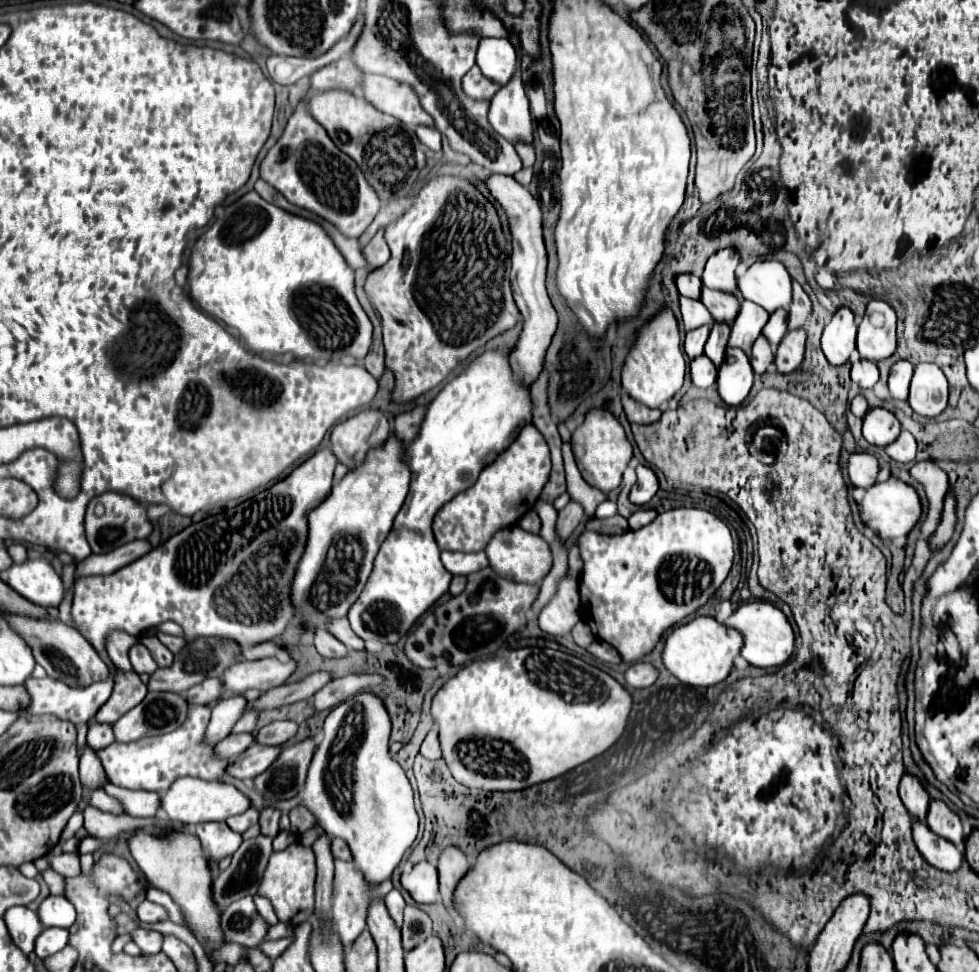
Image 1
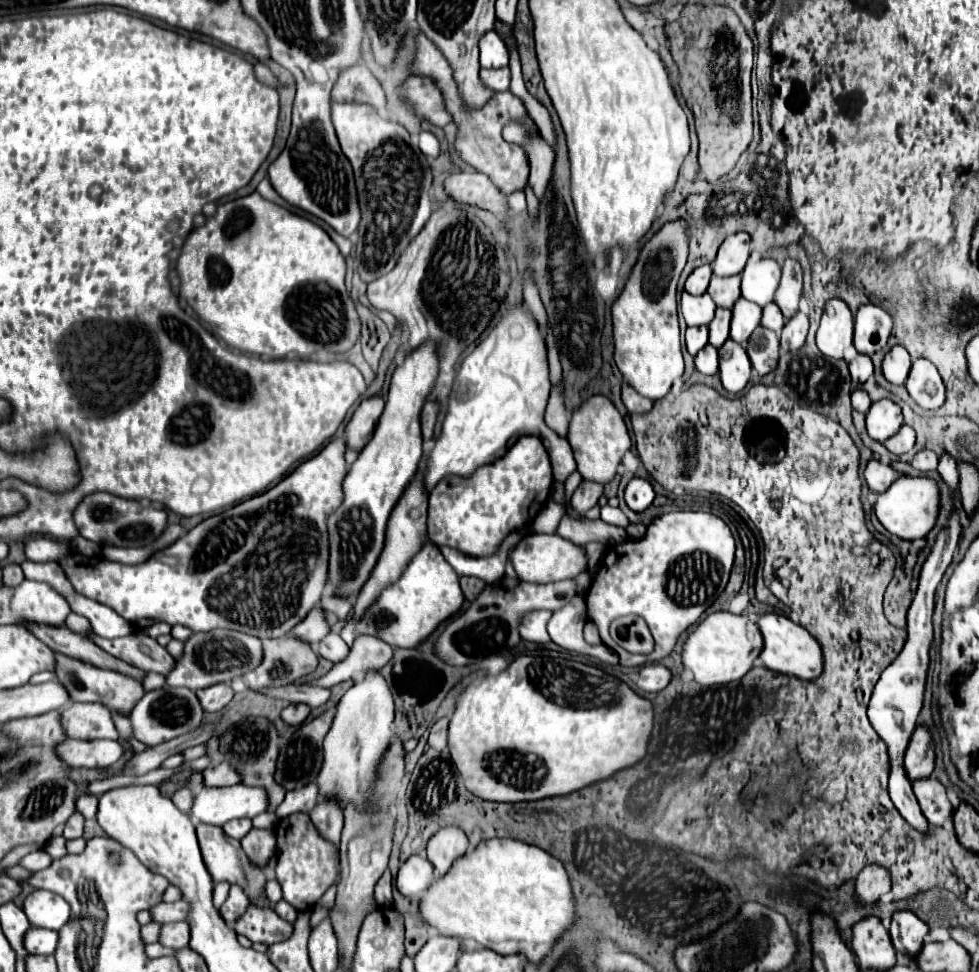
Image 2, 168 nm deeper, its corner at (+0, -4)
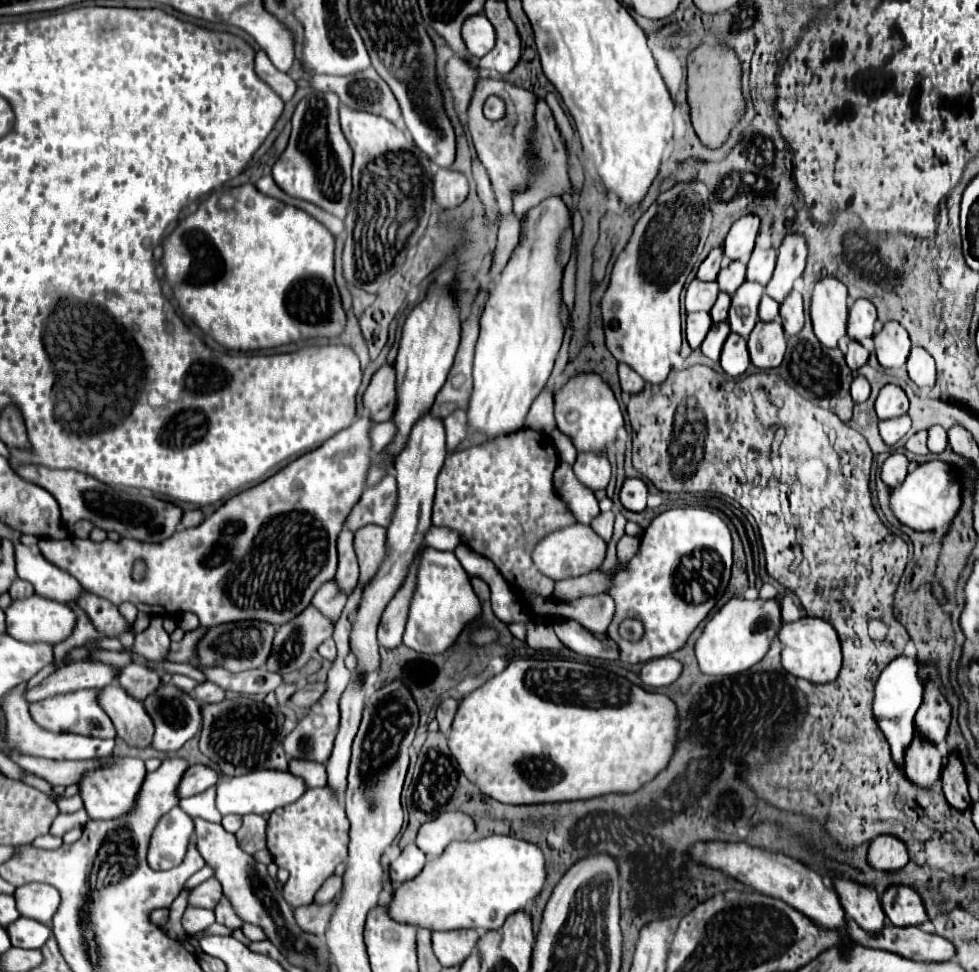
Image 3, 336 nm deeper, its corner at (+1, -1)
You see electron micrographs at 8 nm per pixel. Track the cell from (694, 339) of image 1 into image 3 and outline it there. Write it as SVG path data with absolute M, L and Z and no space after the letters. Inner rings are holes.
M690 313L686 319L686 337L692 349L698 349L712 327L712 319L708 313Z

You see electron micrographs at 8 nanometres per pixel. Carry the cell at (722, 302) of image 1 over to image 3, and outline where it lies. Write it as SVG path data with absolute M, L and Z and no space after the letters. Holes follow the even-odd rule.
M730 261L730 263L724 263L720 273L718 273L718 287L720 291L728 293L728 295L734 295L736 289L744 283L744 273L746 273L746 263L744 261Z

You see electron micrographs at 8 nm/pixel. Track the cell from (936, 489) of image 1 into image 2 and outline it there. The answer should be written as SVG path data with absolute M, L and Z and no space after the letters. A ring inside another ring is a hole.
M919 450L911 458L911 466L917 468L919 472L929 472L929 470L937 468L937 460L939 460L939 456L933 450Z

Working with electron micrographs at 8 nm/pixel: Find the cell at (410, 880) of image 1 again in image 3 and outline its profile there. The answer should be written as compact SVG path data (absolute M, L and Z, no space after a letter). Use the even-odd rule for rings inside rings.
M414 843L404 847L400 857L396 861L392 861L392 865L390 865L392 885L398 889L402 883L416 877L424 869L424 865L426 865L426 855Z

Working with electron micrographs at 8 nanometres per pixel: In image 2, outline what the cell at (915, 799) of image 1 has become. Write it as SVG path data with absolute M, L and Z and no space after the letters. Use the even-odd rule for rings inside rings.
M919 724L911 736L905 752L905 768L911 780L919 780L933 774L935 768L935 740L925 724Z

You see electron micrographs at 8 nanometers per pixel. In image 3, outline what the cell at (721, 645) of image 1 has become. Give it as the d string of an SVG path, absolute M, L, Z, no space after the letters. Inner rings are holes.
M730 599L722 609L718 609L706 623L702 635L696 641L694 653L702 673L708 675L734 675L756 665L770 649L778 627L780 627L780 607L774 599L746 601Z

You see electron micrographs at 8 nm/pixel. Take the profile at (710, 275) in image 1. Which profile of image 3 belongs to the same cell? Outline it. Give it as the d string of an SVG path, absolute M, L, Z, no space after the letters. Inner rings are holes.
M754 215L738 219L726 235L724 257L728 257L730 261L736 261L740 257L748 257L754 249L754 239L758 235L758 225L760 225L760 221Z

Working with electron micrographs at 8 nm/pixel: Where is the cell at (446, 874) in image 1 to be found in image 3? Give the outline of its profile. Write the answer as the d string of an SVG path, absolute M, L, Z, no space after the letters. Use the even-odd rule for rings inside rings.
M460 811L442 813L438 819L420 827L416 845L424 851L428 859L436 859L440 857L440 853L444 853L448 843L466 841L470 833L474 833L474 821L468 815Z

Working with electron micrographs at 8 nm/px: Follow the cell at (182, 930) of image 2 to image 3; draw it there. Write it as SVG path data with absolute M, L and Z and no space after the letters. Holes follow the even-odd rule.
M188 907L184 911L184 917L182 917L182 929L188 933L188 935L196 935L204 929L208 929L210 925L214 923L214 911L208 911L208 909L196 909L196 907Z

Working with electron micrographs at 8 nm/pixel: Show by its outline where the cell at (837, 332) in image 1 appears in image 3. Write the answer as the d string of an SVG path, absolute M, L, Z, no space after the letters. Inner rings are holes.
M826 277L816 283L812 293L812 325L818 341L824 347L838 347L840 339L846 337L848 305L846 305L846 285L838 279Z

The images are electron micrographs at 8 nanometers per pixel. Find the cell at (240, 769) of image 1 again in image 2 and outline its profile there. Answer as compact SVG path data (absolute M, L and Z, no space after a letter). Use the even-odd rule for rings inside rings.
M221 762L203 770L203 786L233 786L237 782L241 782L241 776L229 762Z

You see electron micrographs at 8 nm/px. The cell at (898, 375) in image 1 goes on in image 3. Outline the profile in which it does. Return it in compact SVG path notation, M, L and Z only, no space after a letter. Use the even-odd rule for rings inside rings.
M886 323L884 329L878 335L874 335L874 345L882 367L900 369L906 365L910 353L910 339L900 323Z

